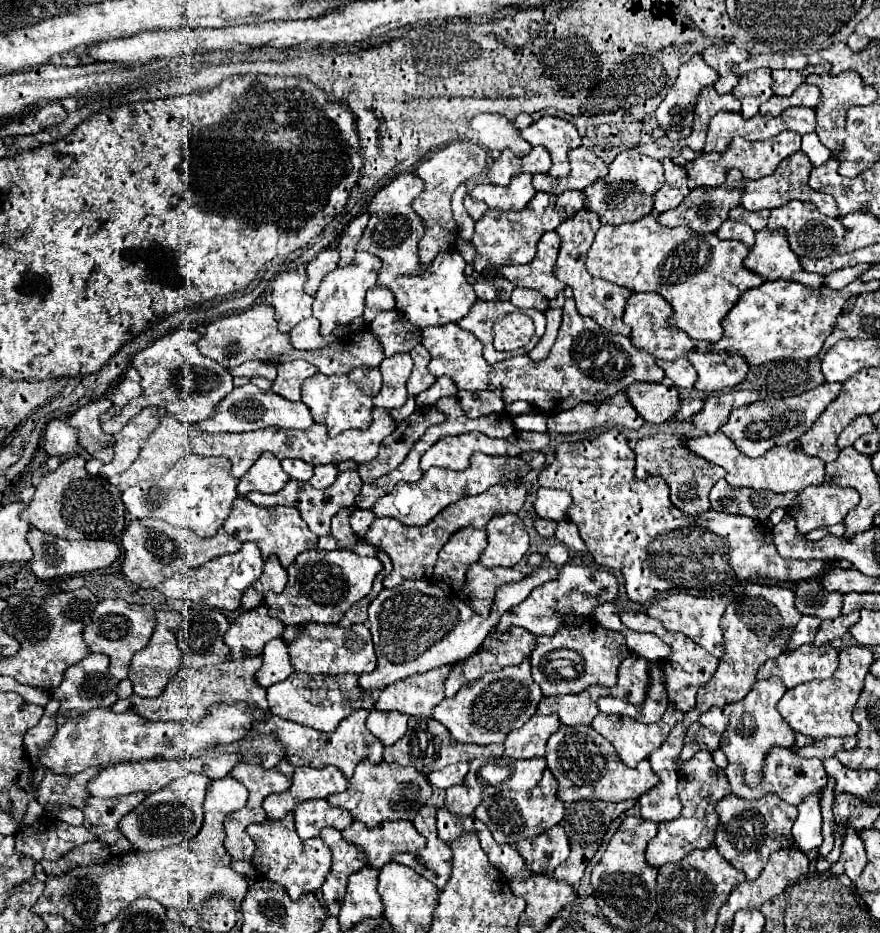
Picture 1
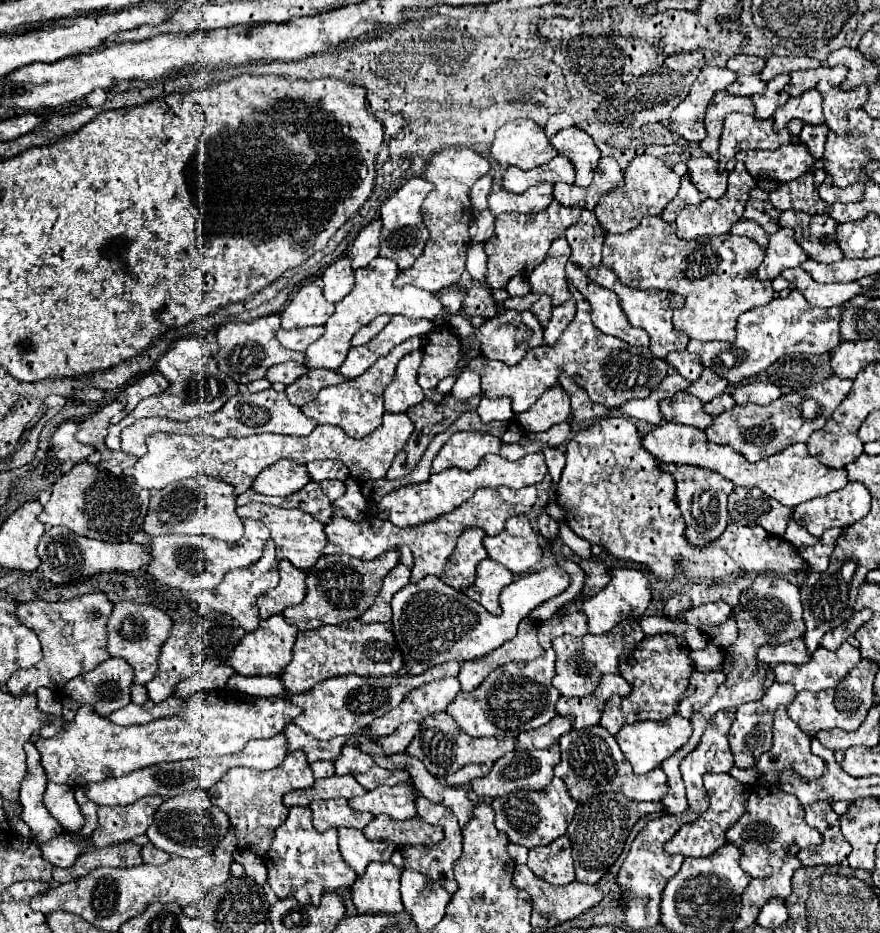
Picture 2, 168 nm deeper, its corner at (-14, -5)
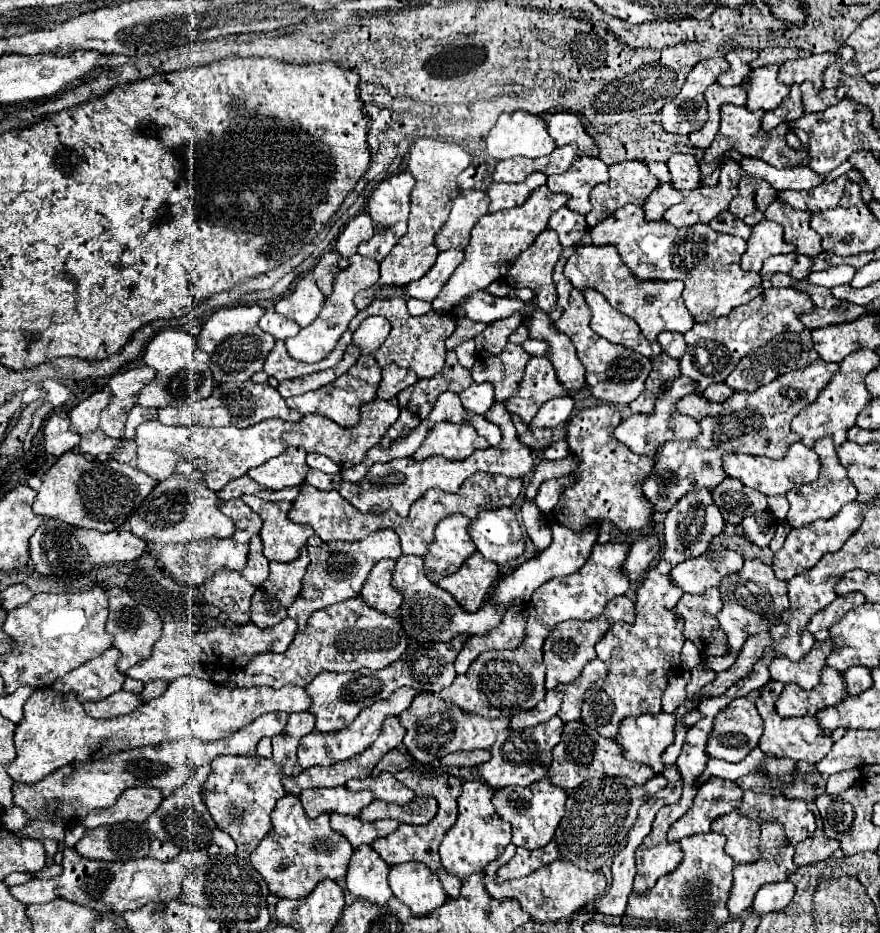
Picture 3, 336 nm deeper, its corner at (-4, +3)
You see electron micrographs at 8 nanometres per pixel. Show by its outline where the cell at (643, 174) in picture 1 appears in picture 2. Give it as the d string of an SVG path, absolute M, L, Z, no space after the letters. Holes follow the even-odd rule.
M646 154L636 156L624 170L624 186L606 192L606 196L602 196L602 200L596 204L594 214L606 232L628 232L636 228L644 216L658 216L664 206L676 196L678 188L680 178L670 166L664 164L664 160Z

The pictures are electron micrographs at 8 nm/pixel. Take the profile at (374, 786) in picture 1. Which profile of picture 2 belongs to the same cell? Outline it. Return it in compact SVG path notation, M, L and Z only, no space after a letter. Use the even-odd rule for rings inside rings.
M396 784L396 786L378 786L364 796L350 798L348 804L352 810L370 812L374 816L386 814L392 820L408 820L416 816L416 788L414 784Z

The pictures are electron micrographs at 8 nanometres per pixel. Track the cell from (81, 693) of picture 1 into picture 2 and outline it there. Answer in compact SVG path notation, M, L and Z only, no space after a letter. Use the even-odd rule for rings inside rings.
M110 658L110 660L102 662L100 666L96 666L94 670L70 680L62 690L62 708L64 708L62 716L64 716L64 720L66 722L74 720L74 714L82 704L90 704L100 716L110 716L112 712L120 710L122 706L126 706L130 702L132 676L134 676L134 672L126 660Z

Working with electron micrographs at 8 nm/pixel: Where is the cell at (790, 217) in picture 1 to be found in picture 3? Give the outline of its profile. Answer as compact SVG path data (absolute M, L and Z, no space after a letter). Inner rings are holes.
M780 198L774 200L766 210L768 220L784 226L784 240L796 246L796 254L814 258L822 252L822 246L820 246L820 236L810 228L810 216L812 212L794 210Z

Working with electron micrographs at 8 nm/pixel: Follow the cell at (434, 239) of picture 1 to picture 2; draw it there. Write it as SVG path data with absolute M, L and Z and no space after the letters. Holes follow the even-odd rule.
M446 148L430 160L424 178L434 184L434 190L426 196L422 204L422 218L430 230L430 238L422 256L414 262L414 266L406 272L400 272L398 278L394 280L398 288L410 284L428 292L438 292L440 288L456 284L460 280L462 272L466 270L464 260L470 242L468 230L472 220L472 208L470 208L468 192L478 178L488 174L488 170L490 170L490 162L470 148Z

